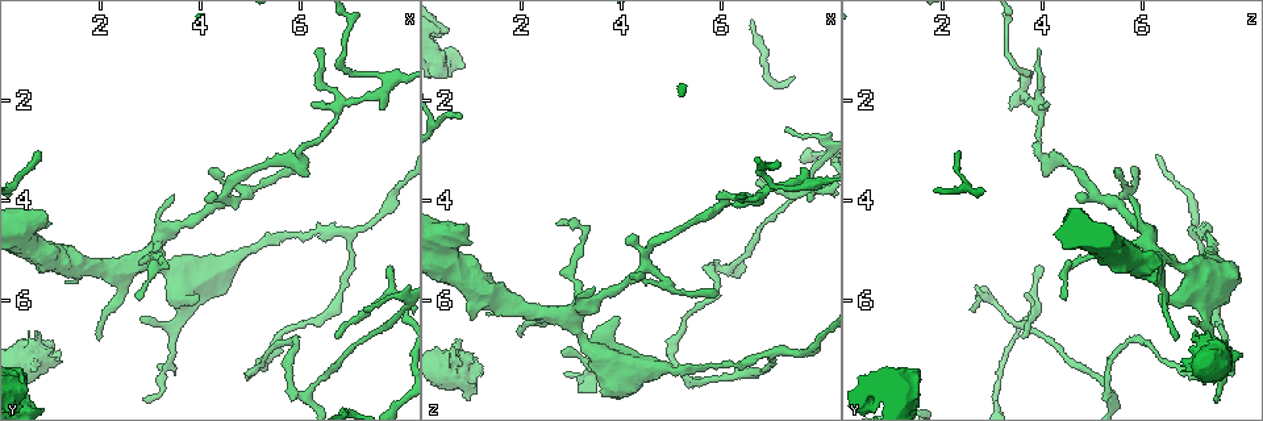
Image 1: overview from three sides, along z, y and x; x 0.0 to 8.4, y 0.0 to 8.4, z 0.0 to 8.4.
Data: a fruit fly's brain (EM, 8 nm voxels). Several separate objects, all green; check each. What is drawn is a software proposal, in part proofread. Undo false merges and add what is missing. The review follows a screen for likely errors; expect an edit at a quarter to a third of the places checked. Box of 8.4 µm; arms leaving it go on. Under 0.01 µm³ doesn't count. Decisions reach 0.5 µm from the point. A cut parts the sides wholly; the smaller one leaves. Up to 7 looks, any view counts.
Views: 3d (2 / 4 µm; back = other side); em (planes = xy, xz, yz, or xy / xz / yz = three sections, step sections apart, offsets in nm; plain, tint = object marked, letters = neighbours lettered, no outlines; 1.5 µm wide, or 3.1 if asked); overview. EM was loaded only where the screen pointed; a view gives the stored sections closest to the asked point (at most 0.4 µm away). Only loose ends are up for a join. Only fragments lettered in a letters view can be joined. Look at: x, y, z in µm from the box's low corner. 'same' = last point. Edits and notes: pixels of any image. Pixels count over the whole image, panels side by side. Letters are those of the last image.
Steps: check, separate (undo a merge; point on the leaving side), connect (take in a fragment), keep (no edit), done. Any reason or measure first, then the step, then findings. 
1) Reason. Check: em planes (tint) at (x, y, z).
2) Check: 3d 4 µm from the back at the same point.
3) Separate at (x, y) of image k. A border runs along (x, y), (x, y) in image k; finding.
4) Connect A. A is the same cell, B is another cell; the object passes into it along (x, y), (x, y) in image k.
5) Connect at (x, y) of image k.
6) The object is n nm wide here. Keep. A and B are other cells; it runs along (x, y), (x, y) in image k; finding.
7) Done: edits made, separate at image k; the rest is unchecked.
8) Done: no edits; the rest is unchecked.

Branch stops here. Check: em planes (letters) at (2.85, 6.00, 4.40).

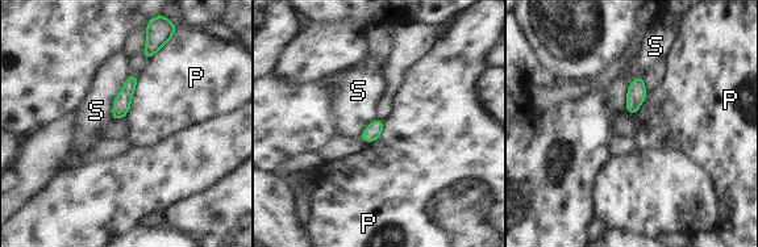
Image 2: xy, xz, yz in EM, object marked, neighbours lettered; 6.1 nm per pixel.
Keep. P and S are other cells; a border runs along (140, 76), (129, 112), (125, 116) in image 2; none of them fits.

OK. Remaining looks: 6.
Thin end. Check: em planes (letters) at (5.90, 3.45, 5.90).

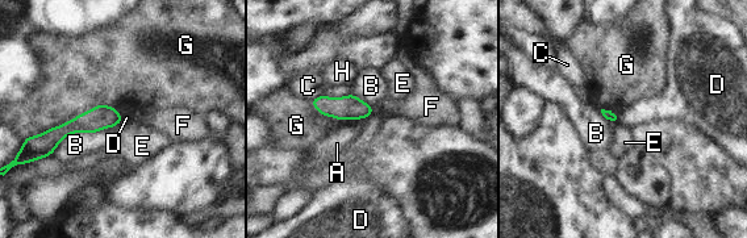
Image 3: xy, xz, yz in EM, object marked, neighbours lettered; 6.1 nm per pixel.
The object is 70 nm wide here. Keep. A, B, C, D, E, F, G and H are other cells; none of them fits.

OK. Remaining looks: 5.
Four-way junction. Check: em planes (tint) at (3.10, 5.20, 6.50).

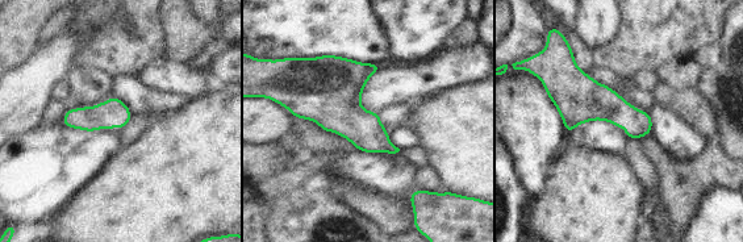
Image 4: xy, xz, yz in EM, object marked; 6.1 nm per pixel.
Check: em planes (letters) at the same point.

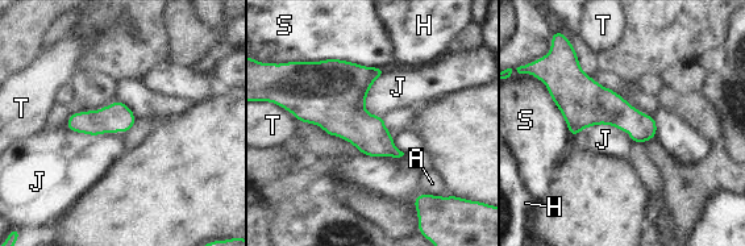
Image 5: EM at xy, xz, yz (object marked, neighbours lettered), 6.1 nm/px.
The object is 180 nm wide here; the longest contact is with S, 480 nm. Keep. A, H, J, S and T are other cells; all the same cell.

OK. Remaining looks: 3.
Done: no edits; the rest is unchecked.

